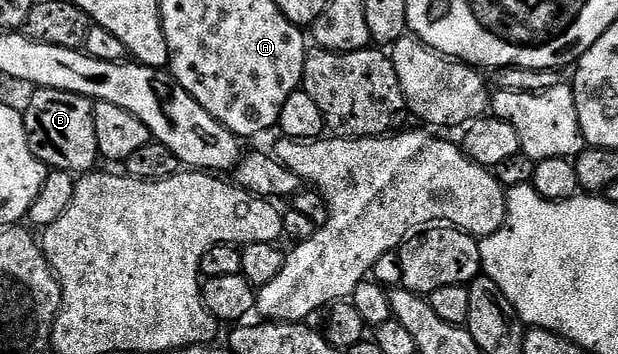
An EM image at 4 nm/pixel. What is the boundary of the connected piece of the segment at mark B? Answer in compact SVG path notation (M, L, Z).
M37 89L30 107L23 113L26 139L30 143L30 151L34 151L36 158L43 165L48 166L49 170L61 169L73 175L84 175L95 170L100 152L94 131L93 108L93 102L82 95L74 95L66 91L54 91L53 89Z

